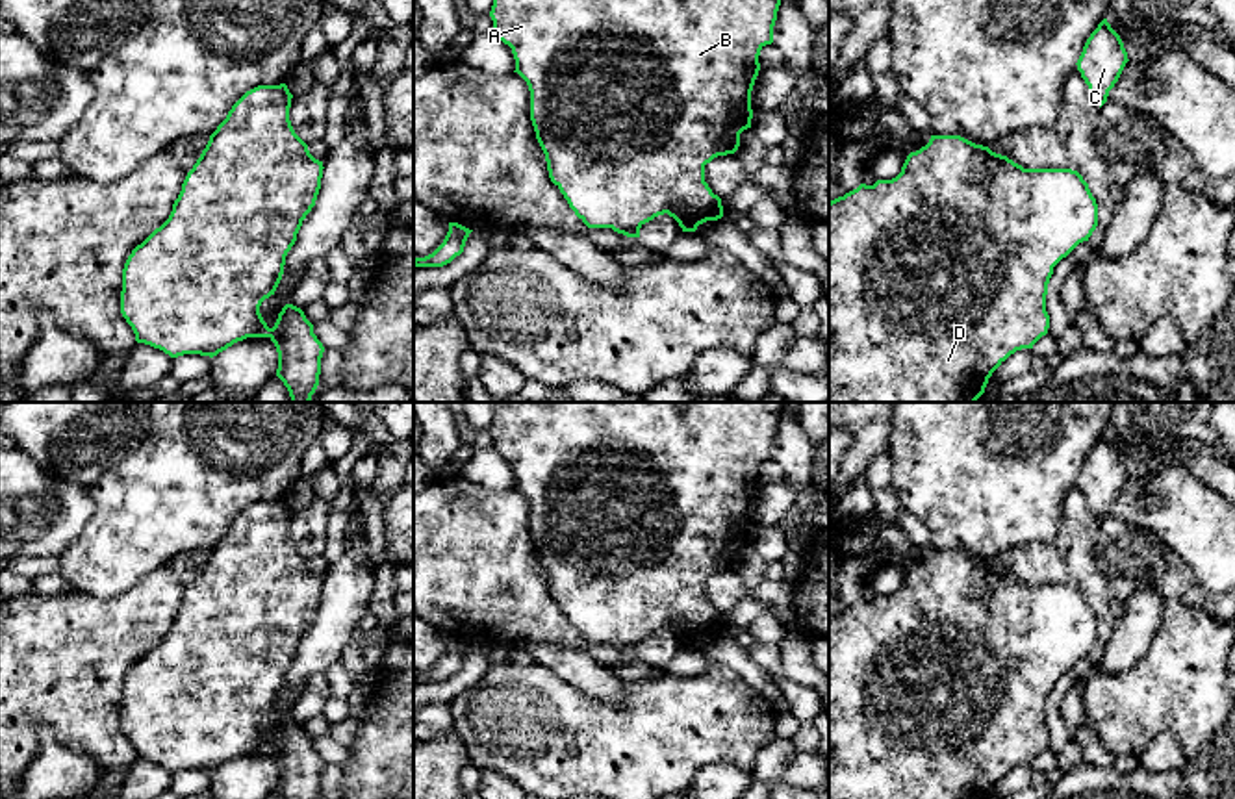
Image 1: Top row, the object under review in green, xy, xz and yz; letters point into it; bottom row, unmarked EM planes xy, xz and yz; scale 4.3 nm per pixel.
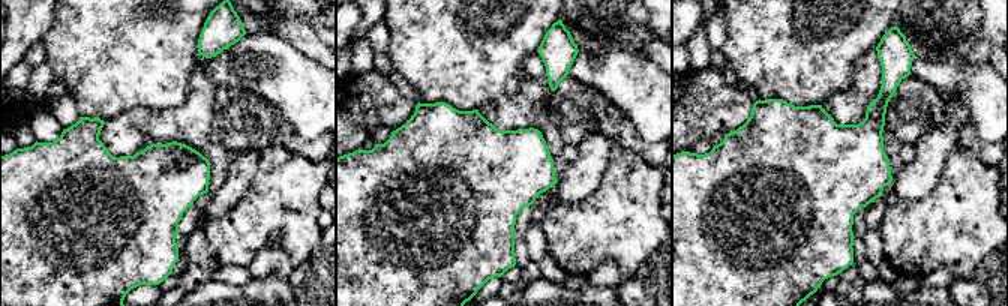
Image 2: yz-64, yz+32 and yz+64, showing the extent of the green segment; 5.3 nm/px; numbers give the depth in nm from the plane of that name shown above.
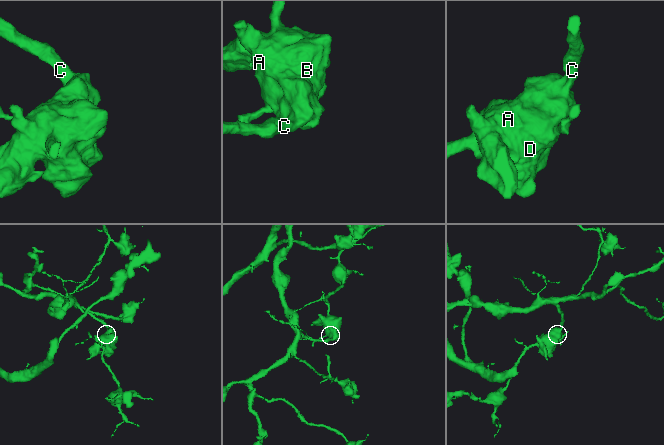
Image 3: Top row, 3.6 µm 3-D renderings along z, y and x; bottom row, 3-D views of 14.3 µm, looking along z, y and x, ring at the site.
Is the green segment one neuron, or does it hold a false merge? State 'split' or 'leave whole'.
leave whole

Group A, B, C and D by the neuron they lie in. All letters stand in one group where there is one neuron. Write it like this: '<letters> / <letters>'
A B C D

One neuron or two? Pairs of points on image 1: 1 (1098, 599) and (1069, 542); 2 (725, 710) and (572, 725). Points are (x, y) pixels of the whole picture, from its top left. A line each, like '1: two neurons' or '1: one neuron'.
1: one neuron
2: one neuron

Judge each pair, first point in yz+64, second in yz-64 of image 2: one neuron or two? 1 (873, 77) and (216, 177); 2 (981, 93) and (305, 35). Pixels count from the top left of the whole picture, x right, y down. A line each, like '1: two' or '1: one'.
1: one
2: two

